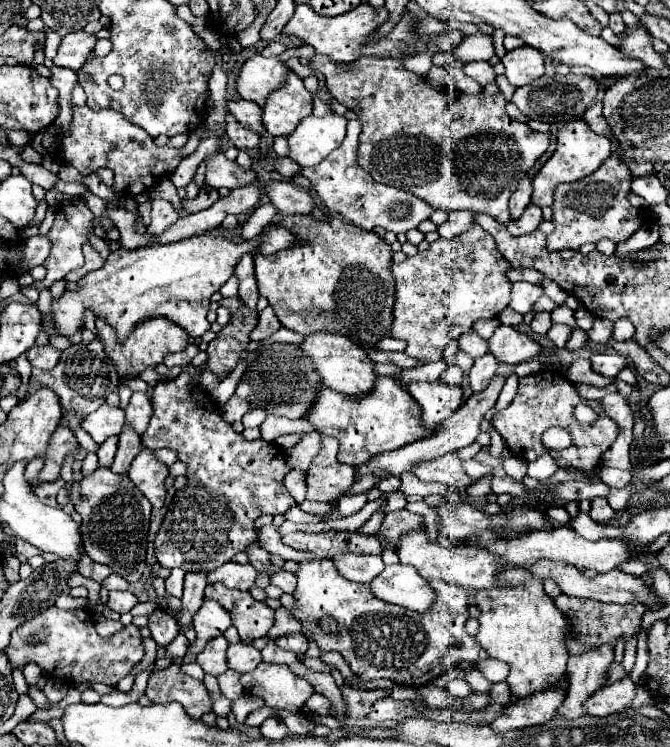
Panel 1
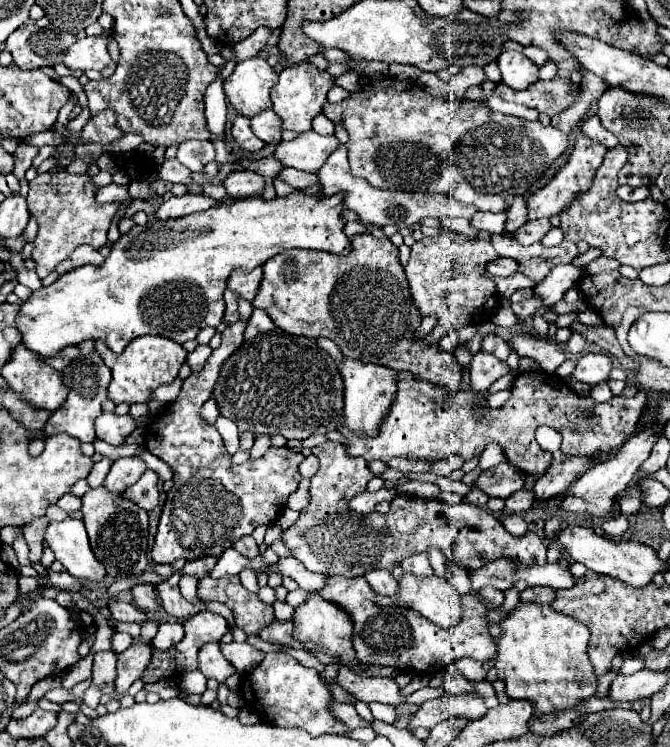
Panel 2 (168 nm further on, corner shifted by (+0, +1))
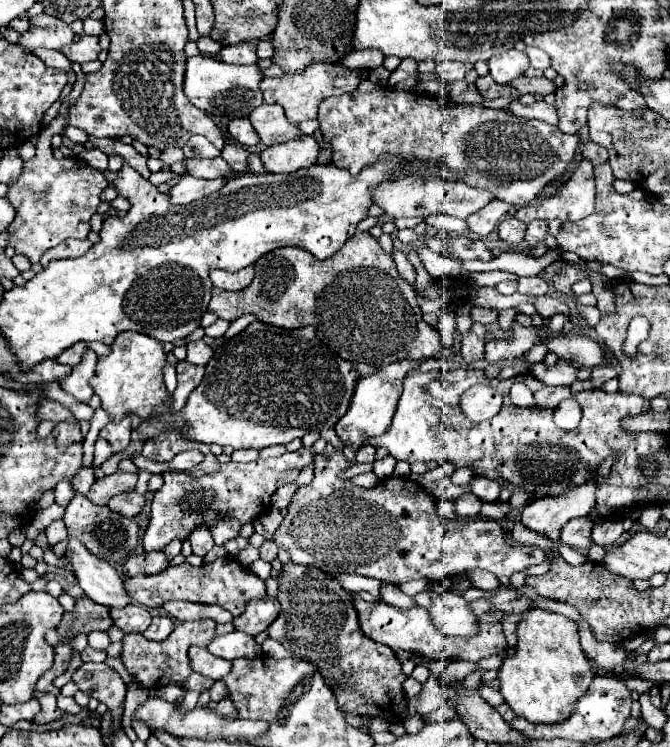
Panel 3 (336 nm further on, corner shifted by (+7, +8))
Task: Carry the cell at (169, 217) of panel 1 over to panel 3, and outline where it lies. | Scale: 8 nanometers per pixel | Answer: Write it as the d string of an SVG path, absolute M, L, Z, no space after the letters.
M184 175L180 179L180 183L176 183L172 189L170 189L170 199L172 203L176 205L186 205L186 203L192 203L192 201L198 201L198 199L204 199L208 197L210 193L222 189L226 183L226 179L196 179L192 175Z

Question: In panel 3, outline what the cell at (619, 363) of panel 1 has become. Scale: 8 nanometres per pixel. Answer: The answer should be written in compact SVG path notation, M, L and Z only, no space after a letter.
M558 361L558 365L544 365L544 363L536 363L534 367L528 369L528 373L534 377L534 379L540 379L544 385L552 385L552 387L558 387L558 385L572 385L576 381L576 367L572 367L570 363L564 363L564 361Z

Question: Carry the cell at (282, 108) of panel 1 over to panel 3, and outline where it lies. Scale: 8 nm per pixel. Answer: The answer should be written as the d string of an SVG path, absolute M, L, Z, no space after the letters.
M310 63L304 73L294 73L294 75L286 73L284 77L264 77L260 83L260 91L264 95L264 103L280 103L286 111L286 117L292 123L300 123L318 117L318 105L322 99L358 89L362 81L360 73L362 73L360 69L346 69L344 65Z

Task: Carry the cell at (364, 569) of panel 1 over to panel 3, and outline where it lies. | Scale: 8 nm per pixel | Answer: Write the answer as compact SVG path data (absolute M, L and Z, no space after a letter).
M384 585L384 591L382 591L382 601L386 601L388 605L394 605L394 607L400 607L400 609L410 609L410 607L416 607L414 599L404 595L396 585Z

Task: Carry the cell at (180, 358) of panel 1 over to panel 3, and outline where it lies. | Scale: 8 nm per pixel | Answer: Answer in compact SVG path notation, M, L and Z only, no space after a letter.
M192 341L192 343L188 343L186 345L186 349L188 349L188 361L190 363L198 363L198 365L206 365L210 359L212 359L212 347L208 347L204 341Z

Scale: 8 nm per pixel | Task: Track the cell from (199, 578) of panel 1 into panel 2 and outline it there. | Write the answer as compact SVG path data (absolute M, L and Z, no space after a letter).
M199 558L195 562L187 562L183 568L183 576L195 576L195 578L205 578L209 576L211 568L215 566L217 558Z

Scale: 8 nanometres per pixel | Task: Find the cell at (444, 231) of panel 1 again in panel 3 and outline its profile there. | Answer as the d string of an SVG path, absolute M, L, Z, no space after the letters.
M492 201L486 207L482 207L478 213L468 217L468 227L476 235L488 235L500 225L500 221L506 215L514 213L514 209L516 209L514 205L508 205L504 201Z

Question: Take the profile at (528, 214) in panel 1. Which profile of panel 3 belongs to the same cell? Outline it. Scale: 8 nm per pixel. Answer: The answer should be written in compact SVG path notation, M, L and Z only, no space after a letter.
M530 223L528 231L526 231L526 243L528 245L542 243L546 233L548 233L548 223Z

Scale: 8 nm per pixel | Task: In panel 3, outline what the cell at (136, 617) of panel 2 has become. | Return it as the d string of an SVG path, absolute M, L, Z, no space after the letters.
M136 603L122 609L112 609L110 617L112 617L112 623L120 627L124 633L142 633L144 629L148 629L150 619L152 619L148 609Z

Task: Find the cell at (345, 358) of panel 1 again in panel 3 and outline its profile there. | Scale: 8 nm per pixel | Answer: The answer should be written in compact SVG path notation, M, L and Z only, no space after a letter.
M400 361L400 363L392 363L392 365L382 367L376 375L358 379L356 391L352 395L352 403L350 403L346 415L334 427L336 429L336 435L340 437L340 441L344 445L352 445L352 447L360 449L366 439L370 439L374 435L380 435L380 433L384 433L390 427L392 417L394 417L394 411L396 411L396 403L400 399L402 381L420 363L422 361Z

